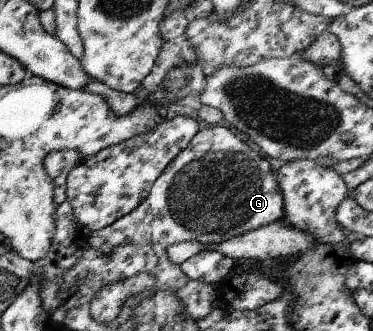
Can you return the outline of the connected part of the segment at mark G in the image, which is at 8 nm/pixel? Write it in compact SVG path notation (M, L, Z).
M223 125L201 126L199 131L164 168L155 179L147 197L135 209L122 215L104 228L89 232L86 243L107 256L116 247L133 244L161 244L167 246L199 240L202 244L216 244L224 239L241 235L244 231L280 221L283 215L280 194L269 163L238 139Z

